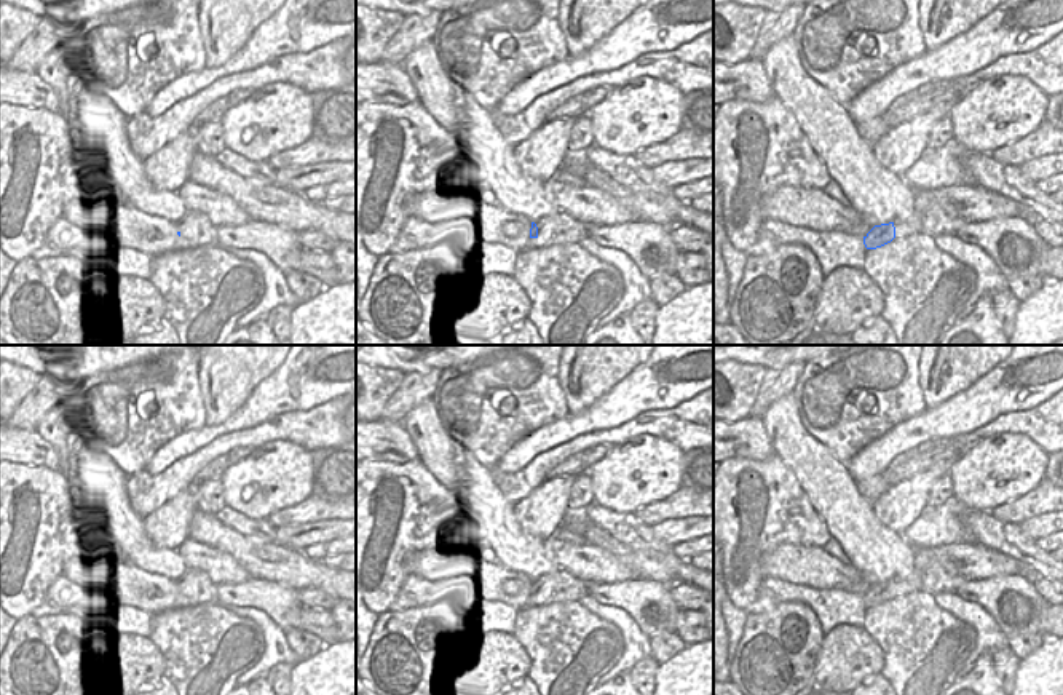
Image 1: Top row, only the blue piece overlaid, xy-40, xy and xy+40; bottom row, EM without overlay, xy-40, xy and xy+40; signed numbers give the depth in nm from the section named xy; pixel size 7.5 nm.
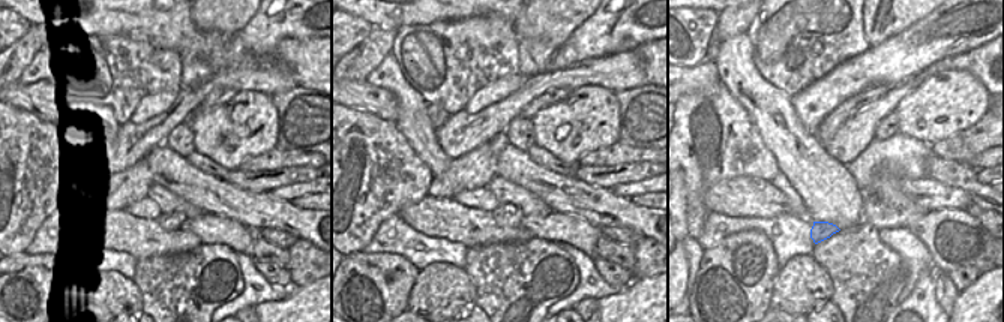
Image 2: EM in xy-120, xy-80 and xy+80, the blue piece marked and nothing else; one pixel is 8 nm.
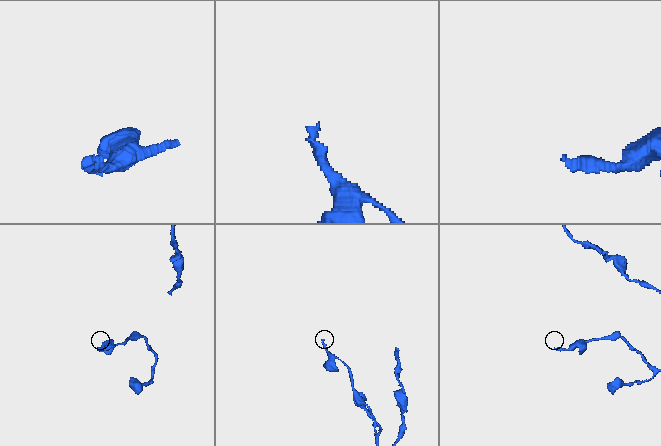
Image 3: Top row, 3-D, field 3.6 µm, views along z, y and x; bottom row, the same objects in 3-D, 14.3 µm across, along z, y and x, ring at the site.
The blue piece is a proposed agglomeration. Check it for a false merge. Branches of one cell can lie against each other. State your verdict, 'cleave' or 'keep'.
cleave

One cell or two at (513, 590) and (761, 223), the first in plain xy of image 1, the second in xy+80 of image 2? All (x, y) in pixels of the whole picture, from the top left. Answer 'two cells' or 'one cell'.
two cells

